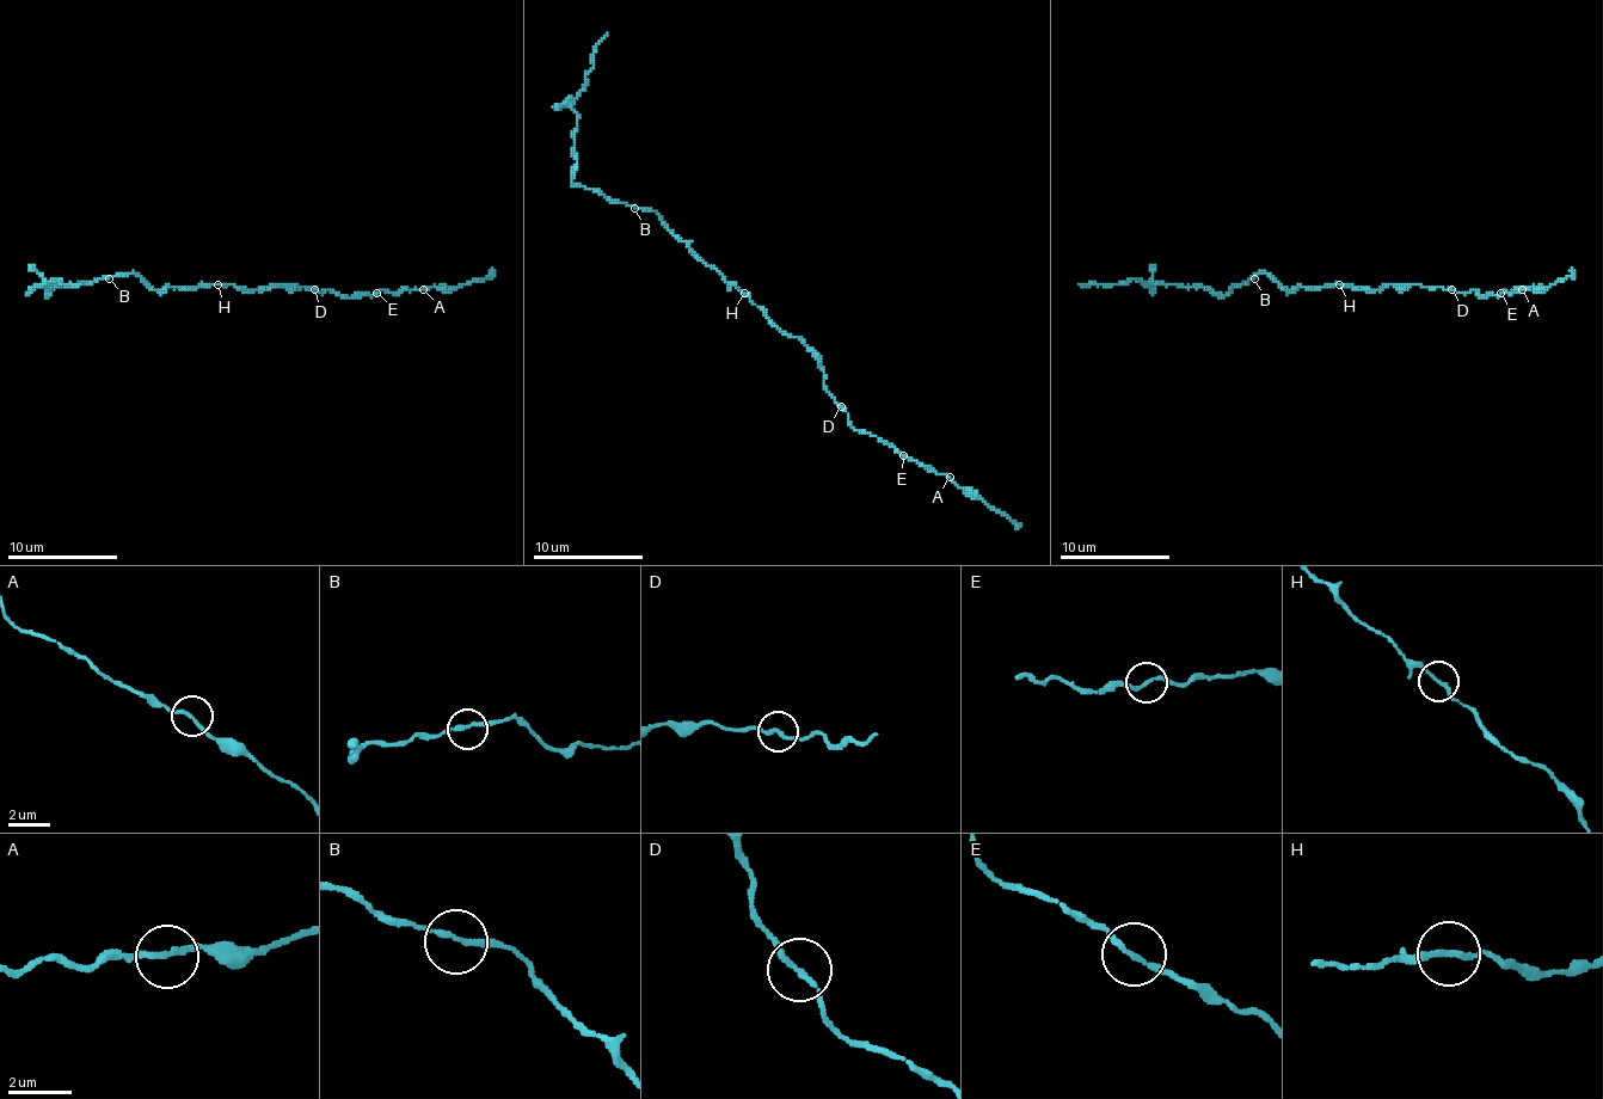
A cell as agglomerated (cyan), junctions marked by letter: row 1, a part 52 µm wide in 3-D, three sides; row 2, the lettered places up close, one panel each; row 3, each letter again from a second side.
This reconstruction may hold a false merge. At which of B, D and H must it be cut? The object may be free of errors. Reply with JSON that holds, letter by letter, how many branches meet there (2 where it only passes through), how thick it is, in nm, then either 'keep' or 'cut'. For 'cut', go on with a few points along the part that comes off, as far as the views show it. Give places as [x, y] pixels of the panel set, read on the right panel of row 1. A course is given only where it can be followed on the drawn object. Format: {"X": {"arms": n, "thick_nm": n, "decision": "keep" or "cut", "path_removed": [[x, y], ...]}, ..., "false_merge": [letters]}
{"B": {"arms": 2, "thick_nm": 170, "decision": "keep"}, "D": {"arms": 2, "thick_nm": 170, "decision": "keep"}, "H": {"arms": 2, "thick_nm": 180, "decision": "keep"}, "false_merge": []}

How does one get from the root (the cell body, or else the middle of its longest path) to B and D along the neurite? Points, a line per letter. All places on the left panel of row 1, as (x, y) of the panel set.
B: (217, 284), (152, 289), (136, 274), (109, 278)
D: (217, 284), (249, 289), (298, 284), (314, 289)

